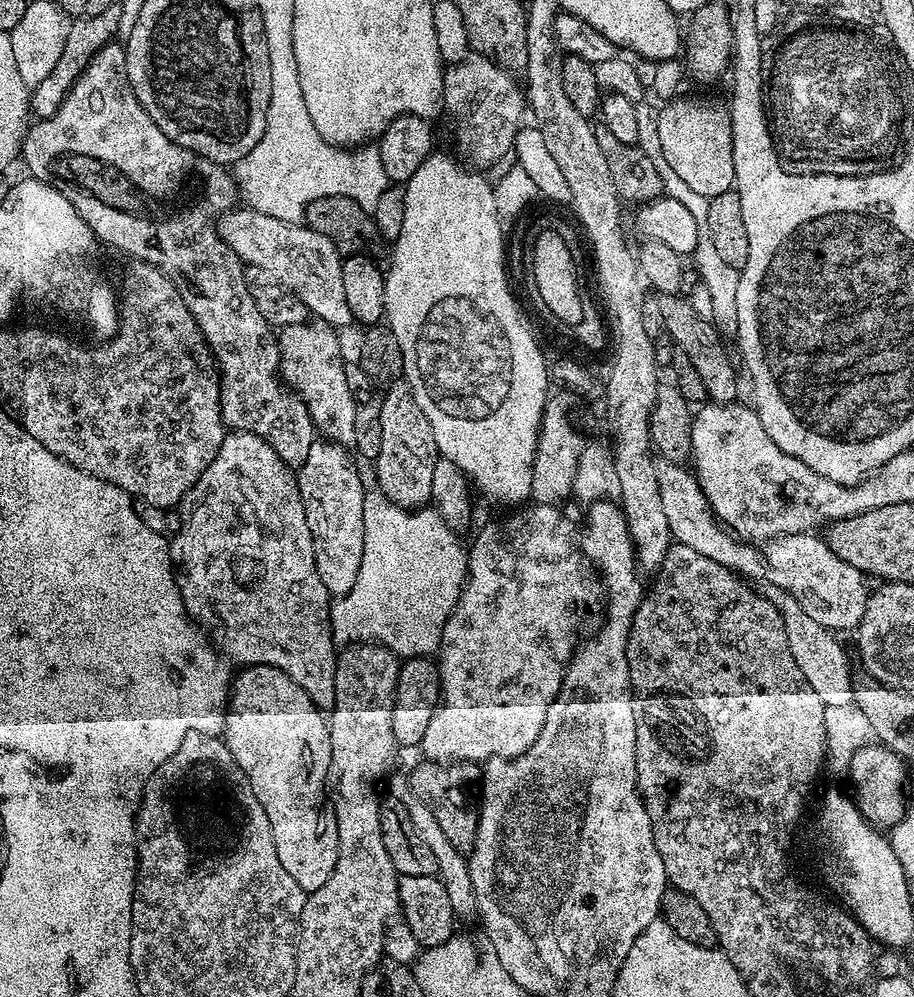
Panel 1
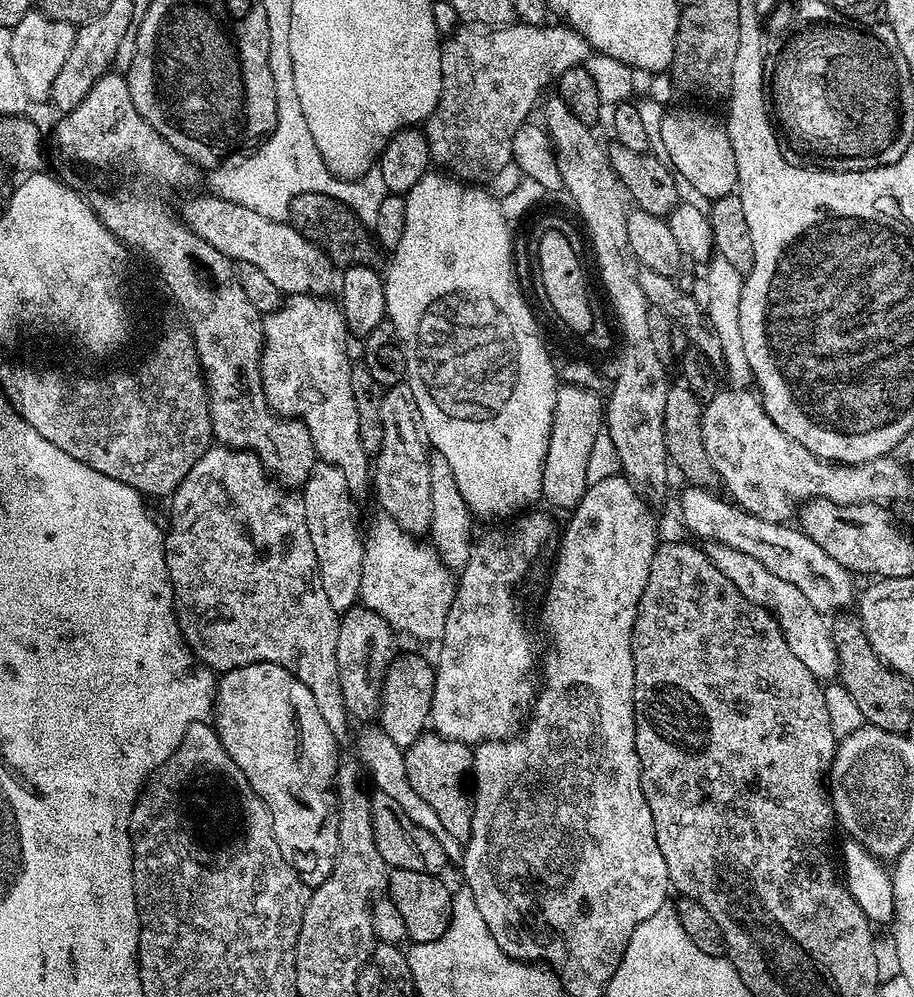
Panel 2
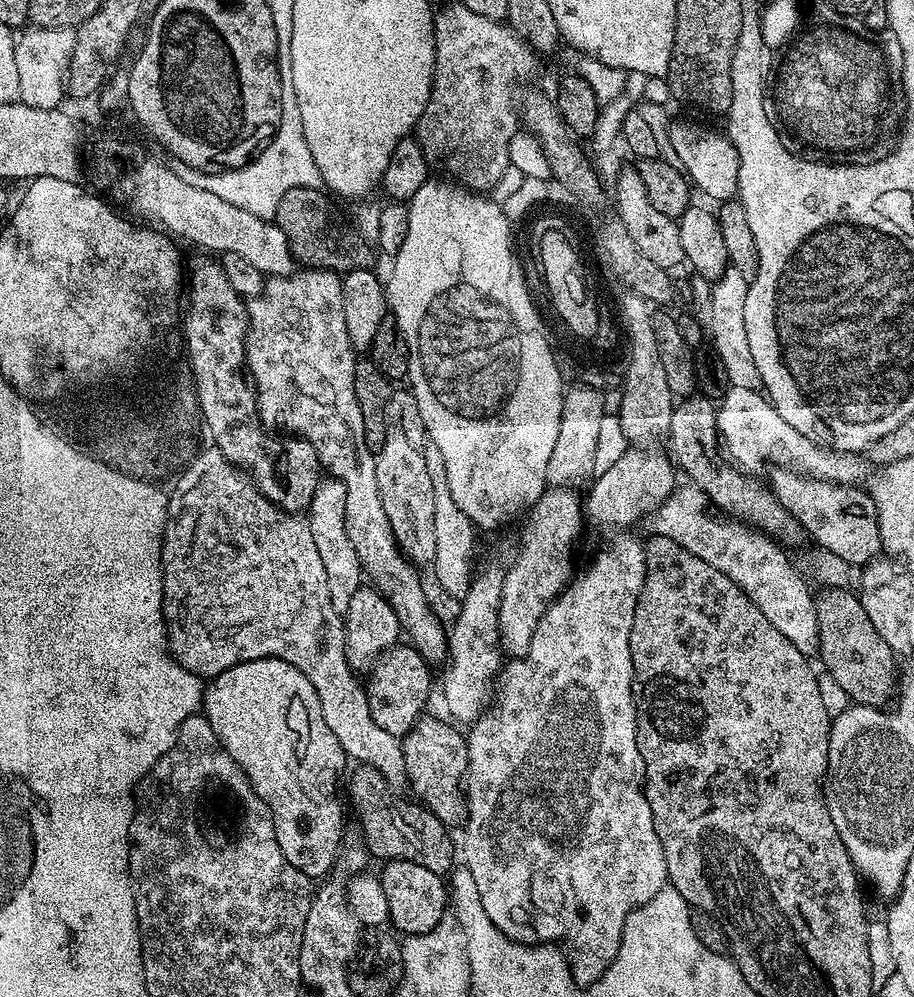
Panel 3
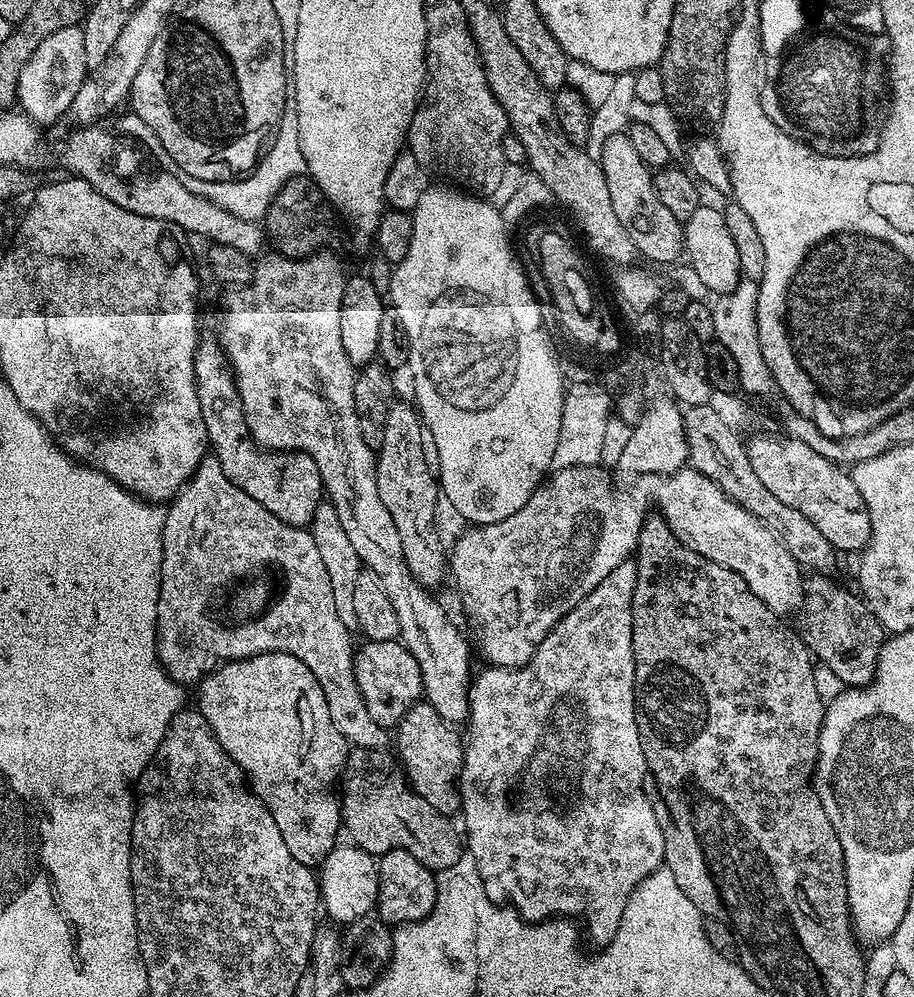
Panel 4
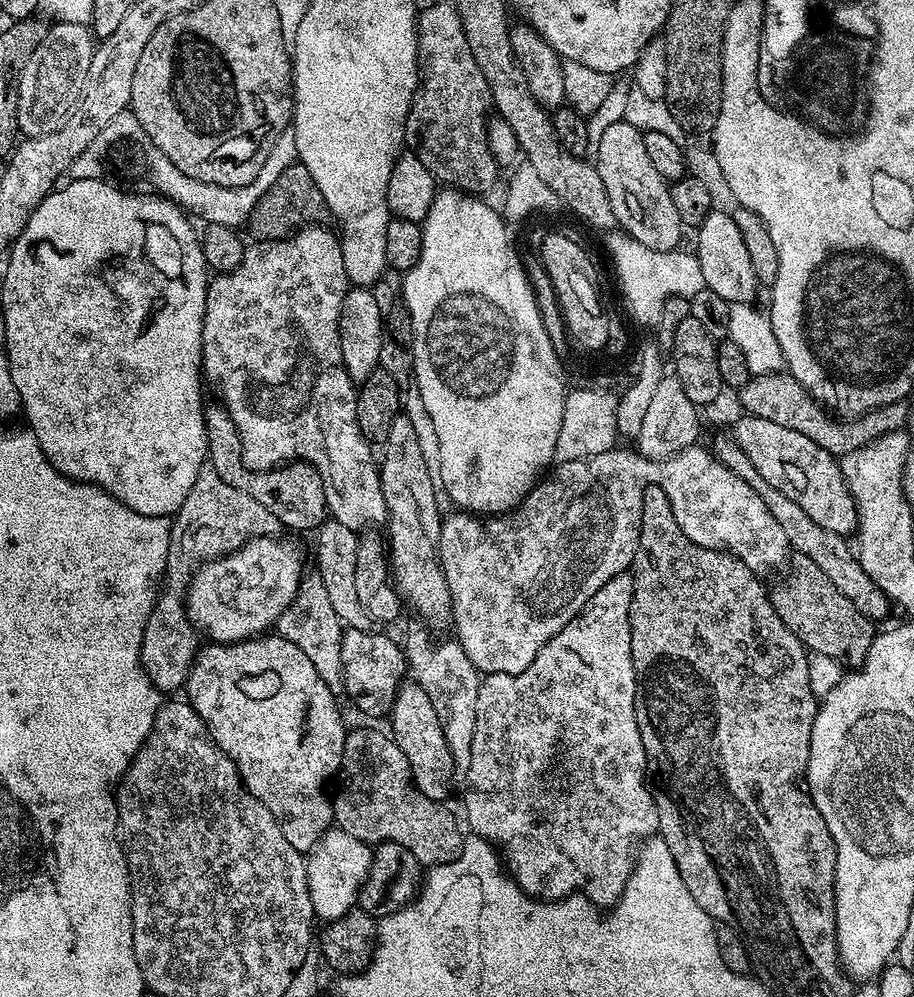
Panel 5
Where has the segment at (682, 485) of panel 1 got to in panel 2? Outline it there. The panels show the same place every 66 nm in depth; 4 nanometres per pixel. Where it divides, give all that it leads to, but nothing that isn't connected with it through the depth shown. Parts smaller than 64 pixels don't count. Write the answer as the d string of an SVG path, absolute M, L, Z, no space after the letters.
M695 486L685 487L680 496L680 512L684 515L684 524L704 542L728 544L734 550L742 550L742 554L750 554L762 562L778 578L786 578L786 582L794 582L803 596L814 606L814 610L825 614L840 614L853 607L858 588L852 585L853 573L847 572L818 542L810 539L799 527L787 523L775 524L766 522L757 516L749 516L743 508L737 508L727 499L719 500L708 488Z

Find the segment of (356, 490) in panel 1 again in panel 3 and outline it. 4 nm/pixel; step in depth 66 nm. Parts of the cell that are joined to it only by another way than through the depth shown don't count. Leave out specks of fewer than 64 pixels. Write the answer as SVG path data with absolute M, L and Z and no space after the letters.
M331 478L321 479L314 490L310 506L306 509L306 519L310 526L310 534L314 534L314 546L318 546L318 554L322 557L322 567L326 569L326 590L330 590L330 602L334 610L344 613L350 606L350 598L354 598L354 590L362 587L362 573L358 554L354 554L354 546L350 546L350 538L346 538L346 490L342 482Z

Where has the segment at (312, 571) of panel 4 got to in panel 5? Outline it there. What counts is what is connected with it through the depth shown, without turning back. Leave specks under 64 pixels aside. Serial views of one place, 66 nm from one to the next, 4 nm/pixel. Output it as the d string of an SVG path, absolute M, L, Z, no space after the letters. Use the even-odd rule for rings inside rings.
M206 466L198 474L194 486L190 486L190 494L186 494L186 502L182 502L172 520L172 541L166 569L168 585L165 588L163 585L157 595L142 634L140 661L150 682L154 682L160 693L176 694L179 688L181 691L187 685L188 671L202 644L198 630L188 621L186 607L193 571L209 560L237 552L254 536L271 536L279 533L281 528L282 525L276 521L274 514L270 514L270 510L266 510L266 506L258 506L250 494L242 494L242 490L234 490L230 482L222 482L211 466ZM319 574L305 575L300 582L300 591L296 601L277 618L274 625L277 636L285 636L294 642L314 662L314 670L326 682L328 689L340 694L344 691L344 667L342 666L342 638L344 628L338 614L334 614L334 605L330 602L330 594L326 594L326 586Z

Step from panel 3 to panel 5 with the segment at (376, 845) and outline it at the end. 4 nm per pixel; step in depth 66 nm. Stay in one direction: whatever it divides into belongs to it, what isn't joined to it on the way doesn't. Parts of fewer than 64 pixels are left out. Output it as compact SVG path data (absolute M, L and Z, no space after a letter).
M356 728L352 732L351 729L344 738L344 753L342 754L342 762L340 763L340 772L342 773L339 777L339 780L341 779L340 789L338 789L337 792L335 789L334 795L331 797L335 827L346 830L346 834L354 834L354 838L366 842L369 846L384 844L387 840L390 842L398 842L402 846L406 846L406 850L410 850L410 854L414 854L414 858L418 858L418 862L422 866L449 864L459 858L460 852L464 849L464 841L466 839L465 833L460 833L461 821L458 819L458 816L458 821L456 821L455 814L452 813L450 809L444 808L448 806L445 806L441 801L426 798L426 794L422 794L416 789L416 783L412 781L410 762L406 762L406 754L402 754L402 750L397 746L395 740L392 739L387 731L379 732L376 728Z

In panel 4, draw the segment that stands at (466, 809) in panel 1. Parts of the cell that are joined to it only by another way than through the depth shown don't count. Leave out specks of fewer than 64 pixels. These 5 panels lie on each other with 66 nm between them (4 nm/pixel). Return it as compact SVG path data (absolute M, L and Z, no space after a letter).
M427 702L412 704L394 729L394 748L396 744L400 751L398 760L408 783L434 810L449 818L460 812L460 771L464 765L464 745L456 732L457 729L446 723L442 714Z

